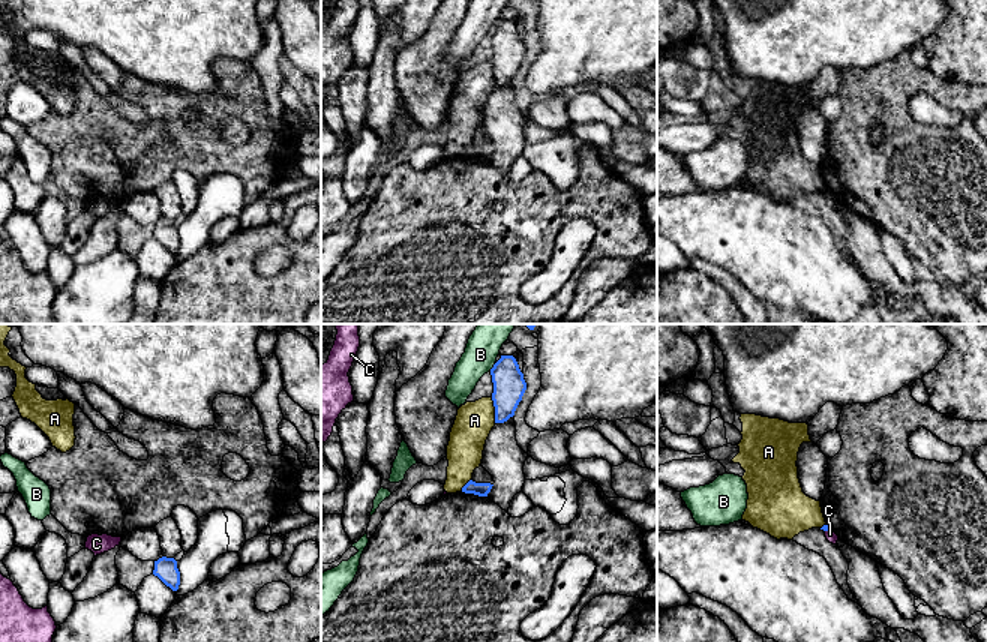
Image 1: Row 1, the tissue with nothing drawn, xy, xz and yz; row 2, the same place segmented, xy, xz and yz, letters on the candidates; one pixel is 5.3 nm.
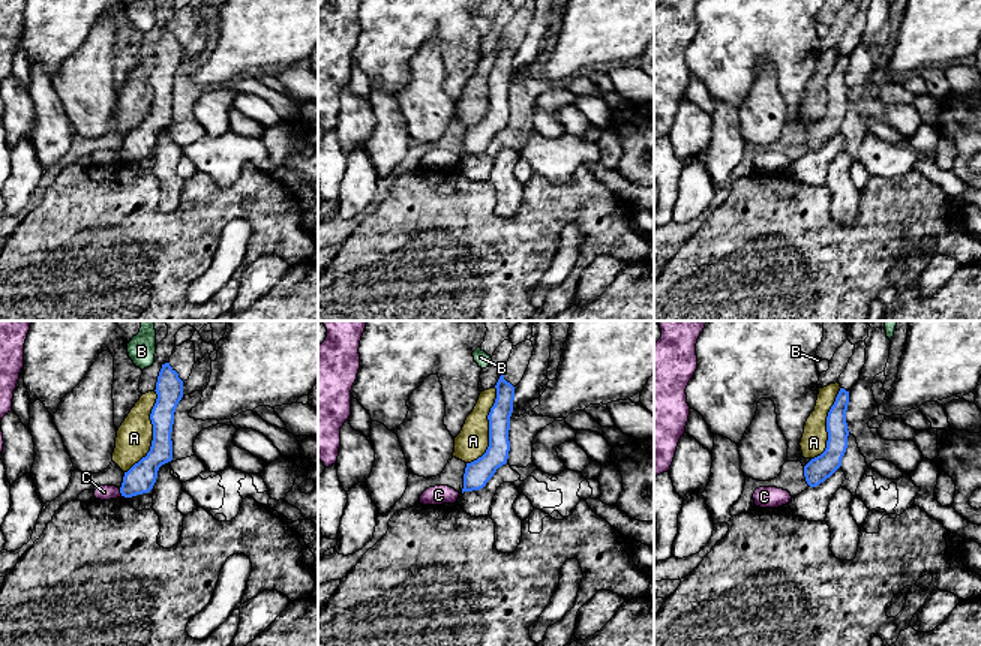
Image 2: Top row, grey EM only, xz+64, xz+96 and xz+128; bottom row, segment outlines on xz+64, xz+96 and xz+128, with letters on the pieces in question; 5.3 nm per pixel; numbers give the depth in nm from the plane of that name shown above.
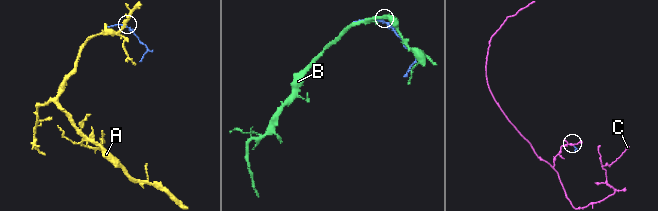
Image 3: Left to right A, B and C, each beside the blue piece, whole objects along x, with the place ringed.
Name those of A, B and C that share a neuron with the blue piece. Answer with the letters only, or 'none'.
none

